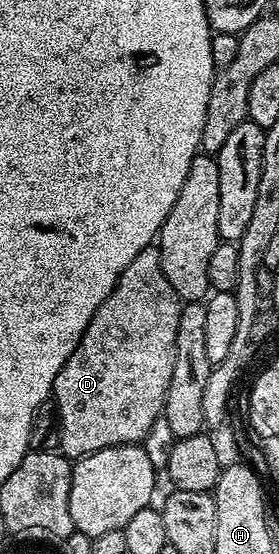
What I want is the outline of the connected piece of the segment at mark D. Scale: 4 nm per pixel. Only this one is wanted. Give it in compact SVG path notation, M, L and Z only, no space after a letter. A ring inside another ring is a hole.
M151 248L140 252L140 256L136 256L136 260L132 260L132 264L128 264L128 268L124 268L116 288L110 293L108 300L104 300L104 304L100 304L100 308L96 308L96 316L92 316L88 328L84 328L84 336L80 340L80 344L76 344L76 352L72 352L72 356L68 356L64 368L60 368L54 381L52 403L54 402L55 408L58 409L58 442L62 445L59 446L61 453L65 454L67 458L71 460L87 458L92 452L100 452L104 448L133 446L141 443L142 439L148 436L148 428L152 428L156 419L163 417L166 389L170 383L172 368L176 360L176 328L180 324L180 312L183 305L182 299L176 296L172 284L168 284L168 276L164 276L162 261L157 249Z

